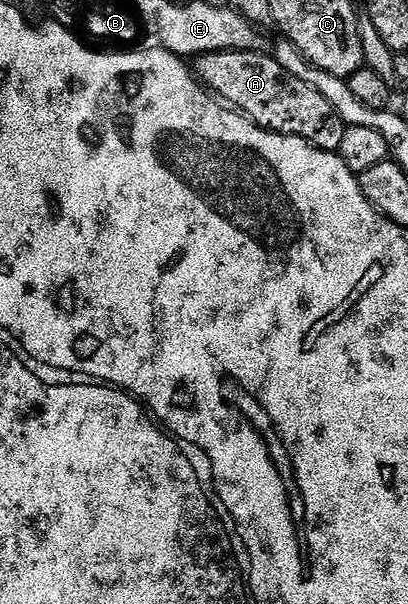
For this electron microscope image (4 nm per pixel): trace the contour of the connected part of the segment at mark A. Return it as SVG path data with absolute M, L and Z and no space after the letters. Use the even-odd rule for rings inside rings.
M215 51L195 60L194 74L213 95L245 114L253 123L279 135L305 139L323 151L339 152L346 124L318 89L294 77L271 55L254 51Z

